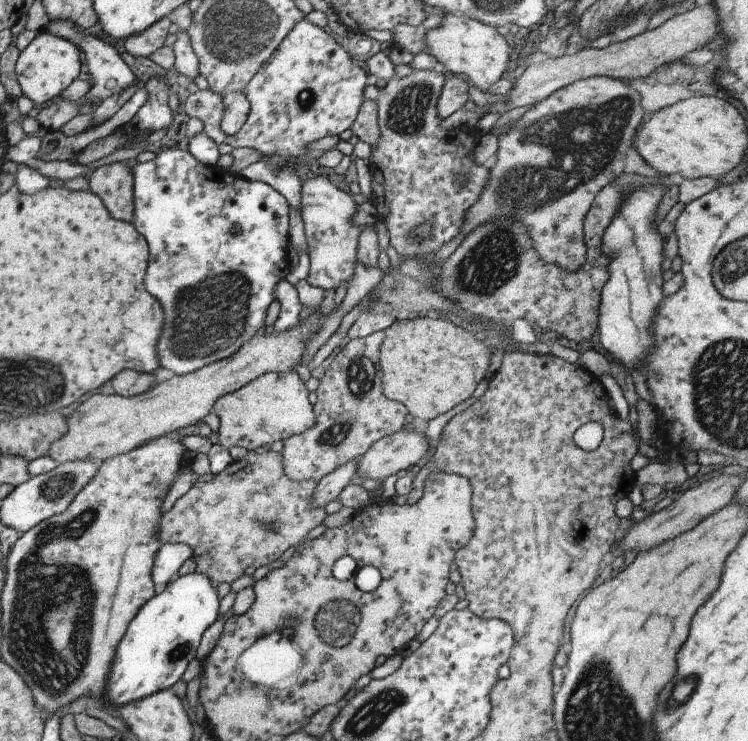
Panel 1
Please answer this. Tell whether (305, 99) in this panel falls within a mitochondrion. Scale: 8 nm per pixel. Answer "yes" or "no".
yes

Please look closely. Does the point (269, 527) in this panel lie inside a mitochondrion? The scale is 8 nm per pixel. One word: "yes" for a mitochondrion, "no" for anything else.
yes

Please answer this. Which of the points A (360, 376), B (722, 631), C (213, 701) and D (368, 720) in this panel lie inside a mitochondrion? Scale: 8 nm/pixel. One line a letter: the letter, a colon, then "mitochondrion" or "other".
A: mitochondrion
B: other
C: other
D: mitochondrion

